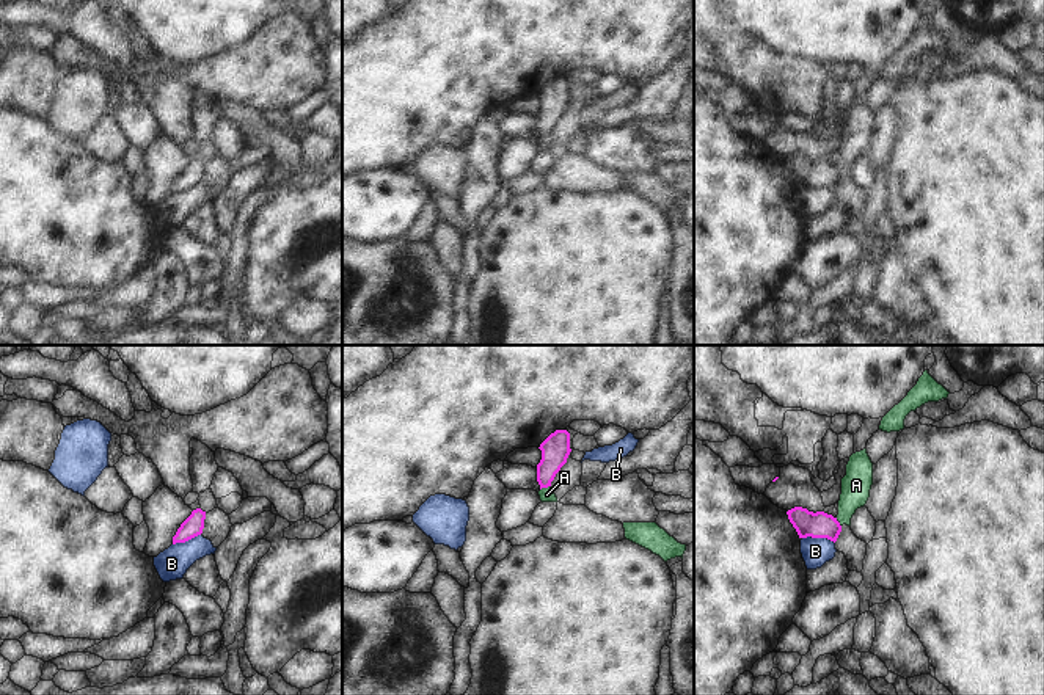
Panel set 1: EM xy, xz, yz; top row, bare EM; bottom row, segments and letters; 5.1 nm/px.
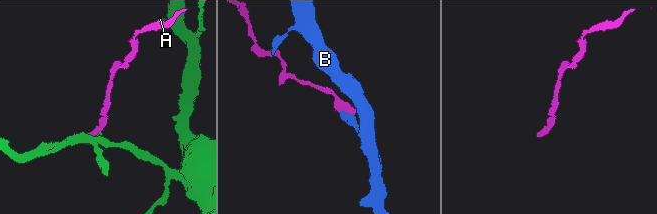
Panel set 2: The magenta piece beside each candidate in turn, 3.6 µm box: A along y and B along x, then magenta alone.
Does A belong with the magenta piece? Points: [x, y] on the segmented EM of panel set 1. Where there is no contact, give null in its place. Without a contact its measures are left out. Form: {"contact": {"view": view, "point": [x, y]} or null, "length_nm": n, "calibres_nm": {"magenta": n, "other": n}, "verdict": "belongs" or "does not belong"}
{"contact": {"view": "xz", "point": [545, 487]}, "length_nm": 60, "calibres_nm": {"magenta": 140, "other": 80}, "verdict": "does not belong"}

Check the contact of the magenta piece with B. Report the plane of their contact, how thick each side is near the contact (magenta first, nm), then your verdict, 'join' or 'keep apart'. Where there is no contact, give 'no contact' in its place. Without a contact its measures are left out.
meets magenta in yz; 140 nm thick on the magenta side, 140 nm on the other; keep apart

